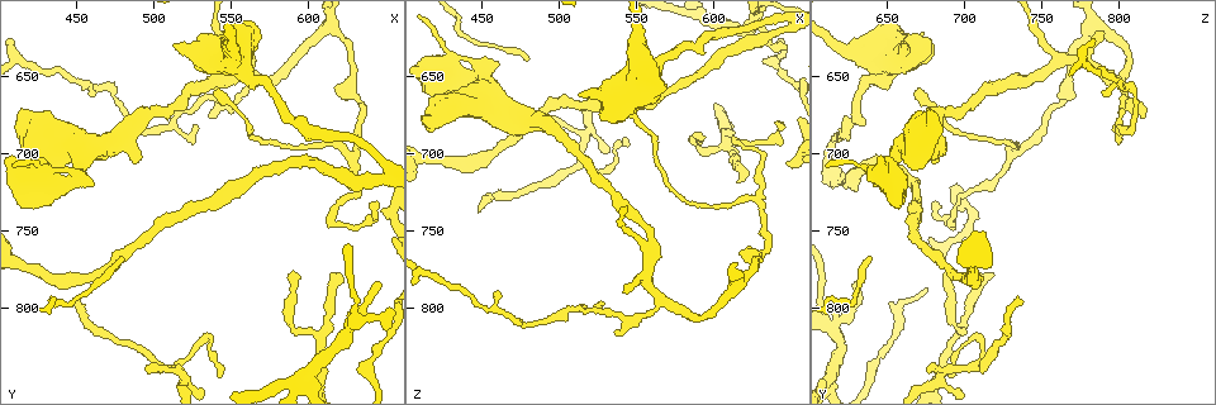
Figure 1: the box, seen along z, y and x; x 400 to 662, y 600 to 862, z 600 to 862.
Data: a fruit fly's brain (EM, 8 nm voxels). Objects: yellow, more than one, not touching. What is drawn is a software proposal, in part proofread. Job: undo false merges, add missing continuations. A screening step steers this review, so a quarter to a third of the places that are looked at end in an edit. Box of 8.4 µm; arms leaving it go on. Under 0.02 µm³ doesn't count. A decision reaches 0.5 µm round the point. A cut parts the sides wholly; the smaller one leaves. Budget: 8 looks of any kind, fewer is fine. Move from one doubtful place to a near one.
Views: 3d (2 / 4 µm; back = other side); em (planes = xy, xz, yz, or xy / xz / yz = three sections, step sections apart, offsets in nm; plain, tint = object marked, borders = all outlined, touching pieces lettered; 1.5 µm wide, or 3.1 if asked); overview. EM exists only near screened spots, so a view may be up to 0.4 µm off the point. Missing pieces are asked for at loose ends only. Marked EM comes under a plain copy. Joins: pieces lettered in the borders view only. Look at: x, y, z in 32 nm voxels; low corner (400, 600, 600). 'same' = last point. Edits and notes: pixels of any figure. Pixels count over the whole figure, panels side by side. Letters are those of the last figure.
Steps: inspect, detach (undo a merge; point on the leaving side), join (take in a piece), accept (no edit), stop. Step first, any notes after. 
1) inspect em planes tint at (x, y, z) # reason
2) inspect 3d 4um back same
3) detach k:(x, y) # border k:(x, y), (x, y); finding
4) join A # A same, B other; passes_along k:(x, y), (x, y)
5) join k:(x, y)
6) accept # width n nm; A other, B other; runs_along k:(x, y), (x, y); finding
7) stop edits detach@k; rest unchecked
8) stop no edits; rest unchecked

inspect 3d 2um at (638, 720, 624) # abrupt turn

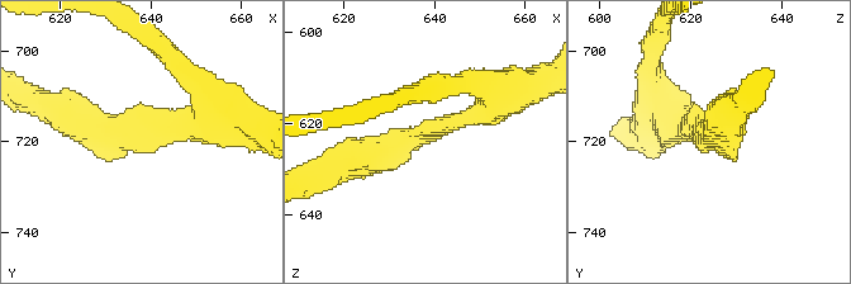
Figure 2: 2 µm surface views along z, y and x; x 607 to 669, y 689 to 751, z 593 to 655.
inspect em xy step 4 tint at (637, 717, 622) # arm_widths 190, 240 nm

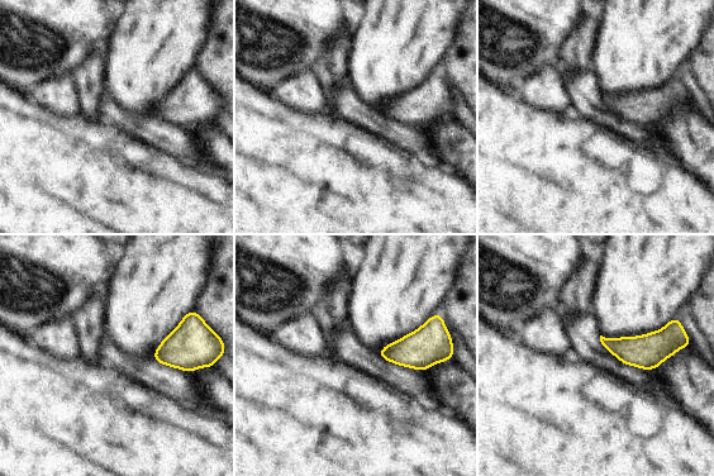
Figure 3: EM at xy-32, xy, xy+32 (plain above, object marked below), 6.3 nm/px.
inspect em planes borders same

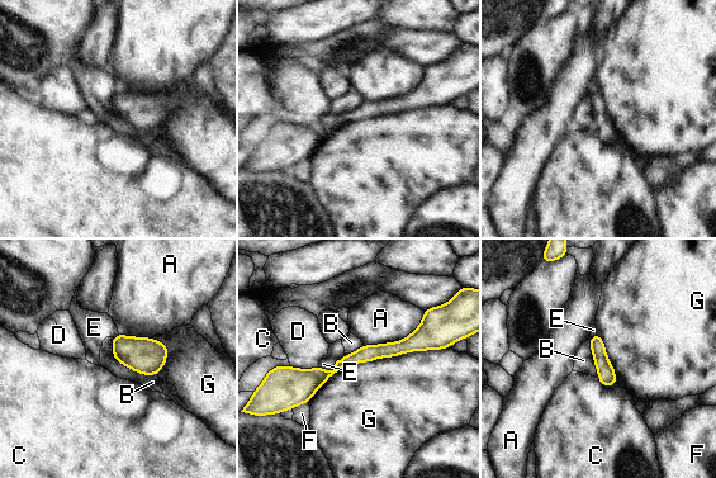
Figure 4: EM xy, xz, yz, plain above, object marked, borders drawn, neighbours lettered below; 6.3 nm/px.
accept # A other, B other, C other, D other, E other, F other, G other; runs_along 4:(432, 345), (365, 353), (330, 374), (285, 375); continuous, no second cell

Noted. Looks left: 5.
inspect em planes borders at (588, 778, 690) # an open end

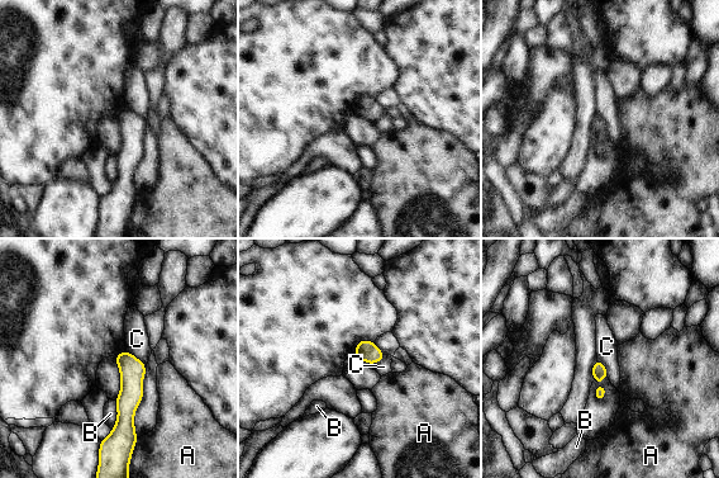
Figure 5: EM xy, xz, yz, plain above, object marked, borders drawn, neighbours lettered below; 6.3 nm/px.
accept # A other, B other, C other; runs_along 5:(127, 355), (129, 398), (123, 436); no lettered piece goes on from it

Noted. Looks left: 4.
inspect em yz step 4 borders at (446, 796, 738) # an open end

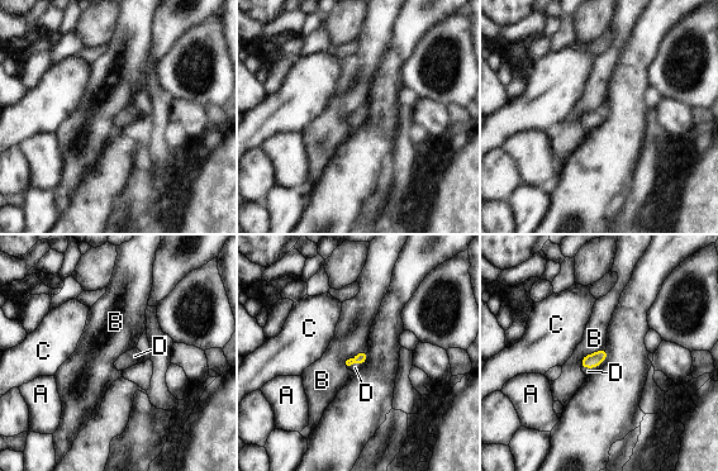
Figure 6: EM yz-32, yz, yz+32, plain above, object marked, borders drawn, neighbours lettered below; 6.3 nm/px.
join D # A other, B other, C other, D same; passes_along 6:(590, 361), (590, 367), (588, 371); it goes on there

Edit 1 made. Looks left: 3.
inspect em planes tint at (644, 780, 630)

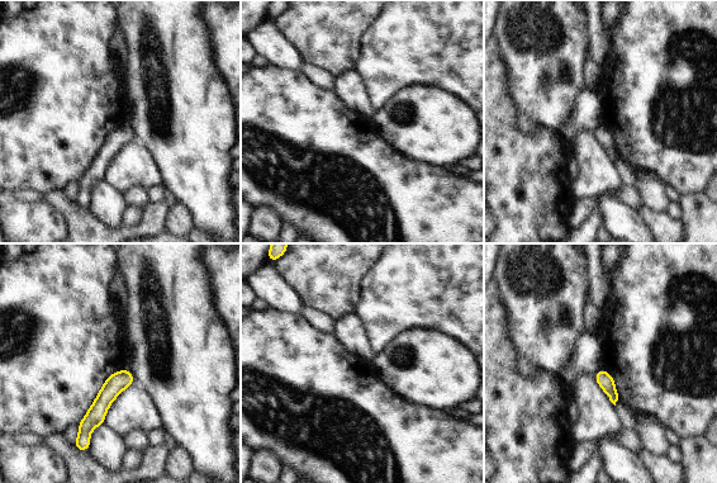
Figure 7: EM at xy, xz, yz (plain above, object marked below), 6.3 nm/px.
inspect em planes borders same

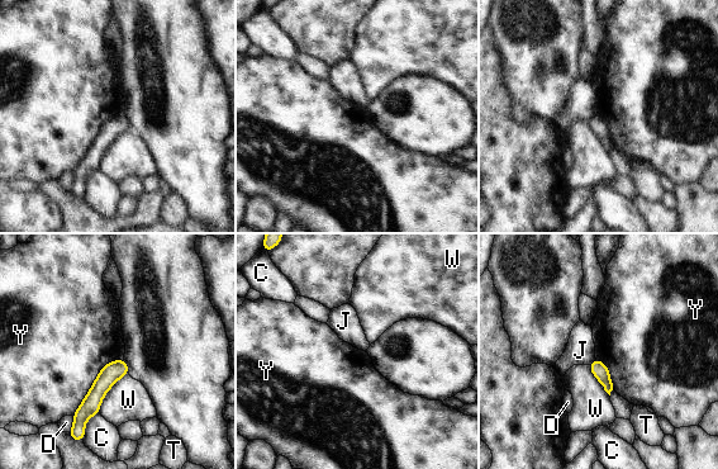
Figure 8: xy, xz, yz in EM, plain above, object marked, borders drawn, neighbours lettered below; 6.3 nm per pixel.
accept # C other, D other, J other, T other, W other, Y other; no lettered piece goes on from it

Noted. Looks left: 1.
stop edits join@6; rest unchecked

